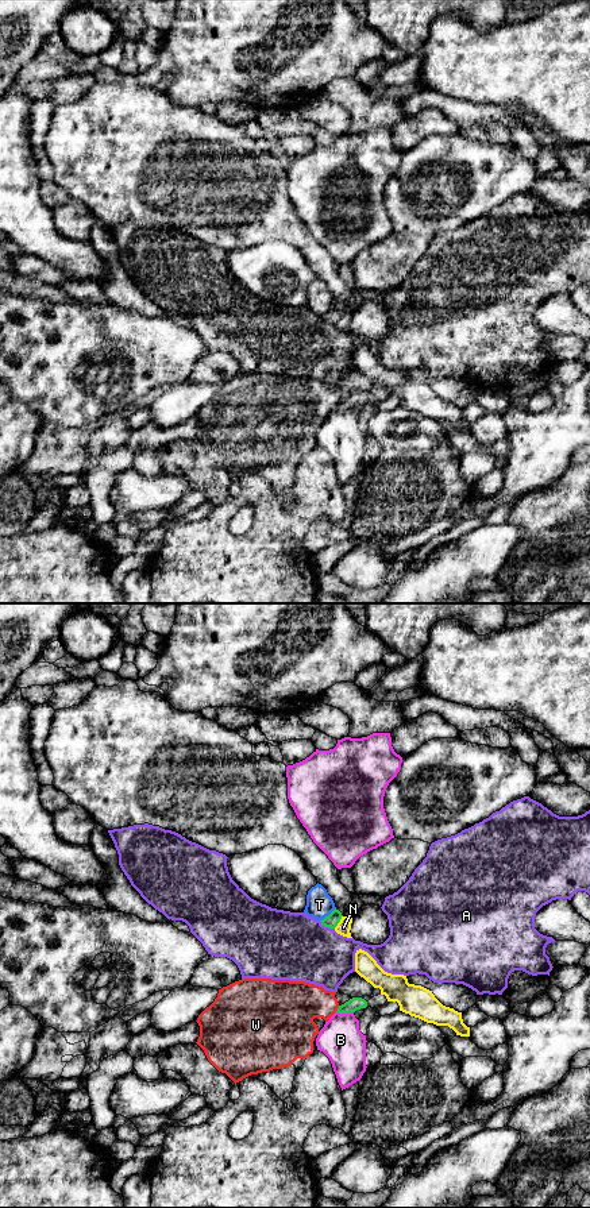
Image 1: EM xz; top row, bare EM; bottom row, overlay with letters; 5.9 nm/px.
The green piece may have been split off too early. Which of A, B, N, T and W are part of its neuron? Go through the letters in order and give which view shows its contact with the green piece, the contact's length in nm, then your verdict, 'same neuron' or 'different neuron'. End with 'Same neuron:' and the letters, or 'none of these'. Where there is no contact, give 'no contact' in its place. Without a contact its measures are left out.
A: contact in xz; length 110 nm; different neuron
B: contact in xz; length 100 nm; different neuron
N: contact in xz; length 90 nm; different neuron
T: contact in xz; length 130 nm; different neuron
W: contact in xz; length 50 nm; different neuron
Same neuron: none of these

